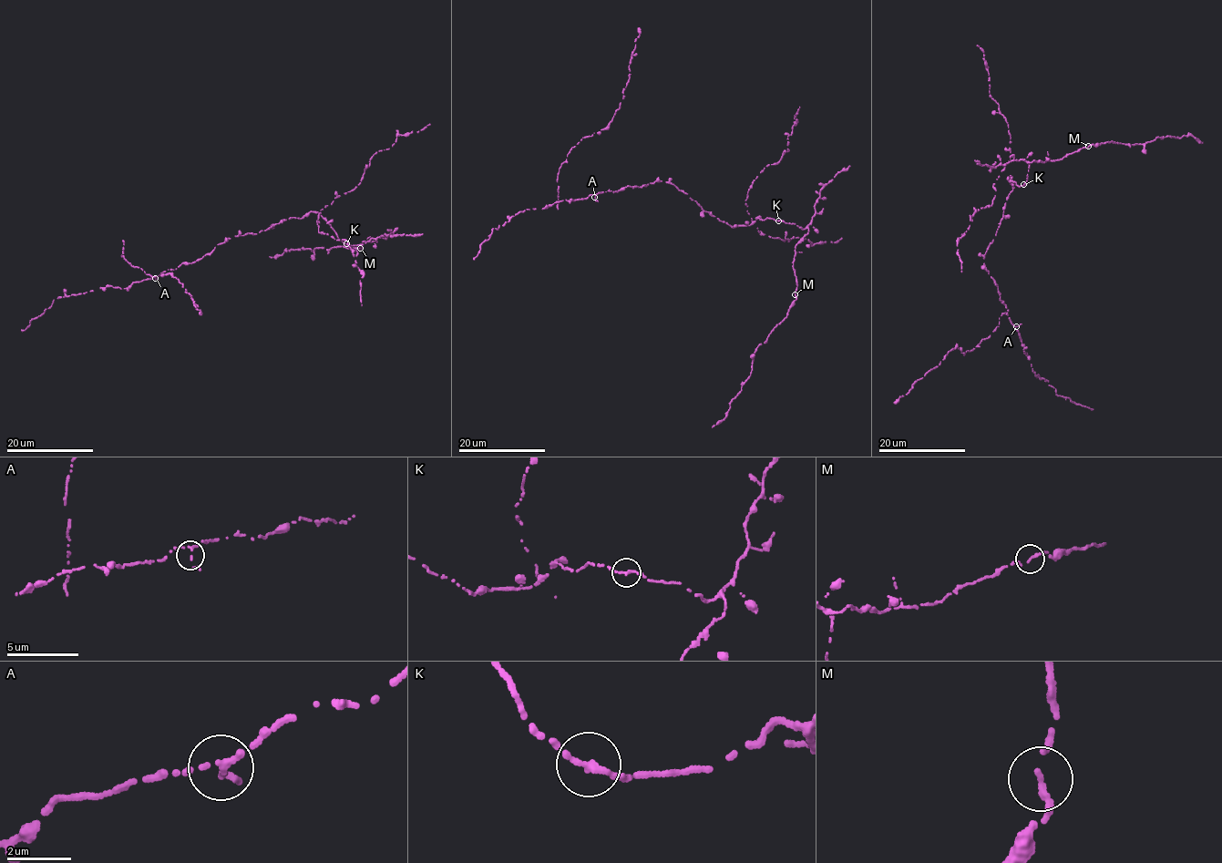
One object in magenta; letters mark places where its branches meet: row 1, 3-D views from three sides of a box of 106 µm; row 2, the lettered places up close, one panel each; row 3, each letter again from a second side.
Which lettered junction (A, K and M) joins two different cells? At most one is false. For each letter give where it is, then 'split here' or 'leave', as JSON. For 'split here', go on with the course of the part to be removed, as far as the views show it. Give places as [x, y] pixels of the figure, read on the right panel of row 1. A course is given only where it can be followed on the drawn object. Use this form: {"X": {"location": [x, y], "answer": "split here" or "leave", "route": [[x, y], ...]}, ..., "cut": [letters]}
{"A": {"location": [1016, 326], "answer": "leave"}, "K": {"location": [1023, 184], "answer": "leave"}, "M": {"location": [1088, 146], "answer": "leave"}, "cut": []}

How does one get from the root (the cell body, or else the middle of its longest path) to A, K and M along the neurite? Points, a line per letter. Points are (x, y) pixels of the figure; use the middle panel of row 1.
A: (690, 198), (673, 184), (659, 180), (638, 187), (627, 186), (616, 191), (598, 192), (594, 197)
K: (690, 198), (704, 211), (732, 227), (749, 225), (756, 218), (778, 220)
M: (690, 198), (732, 227), (767, 218), (808, 229), (795, 250), (795, 294)

